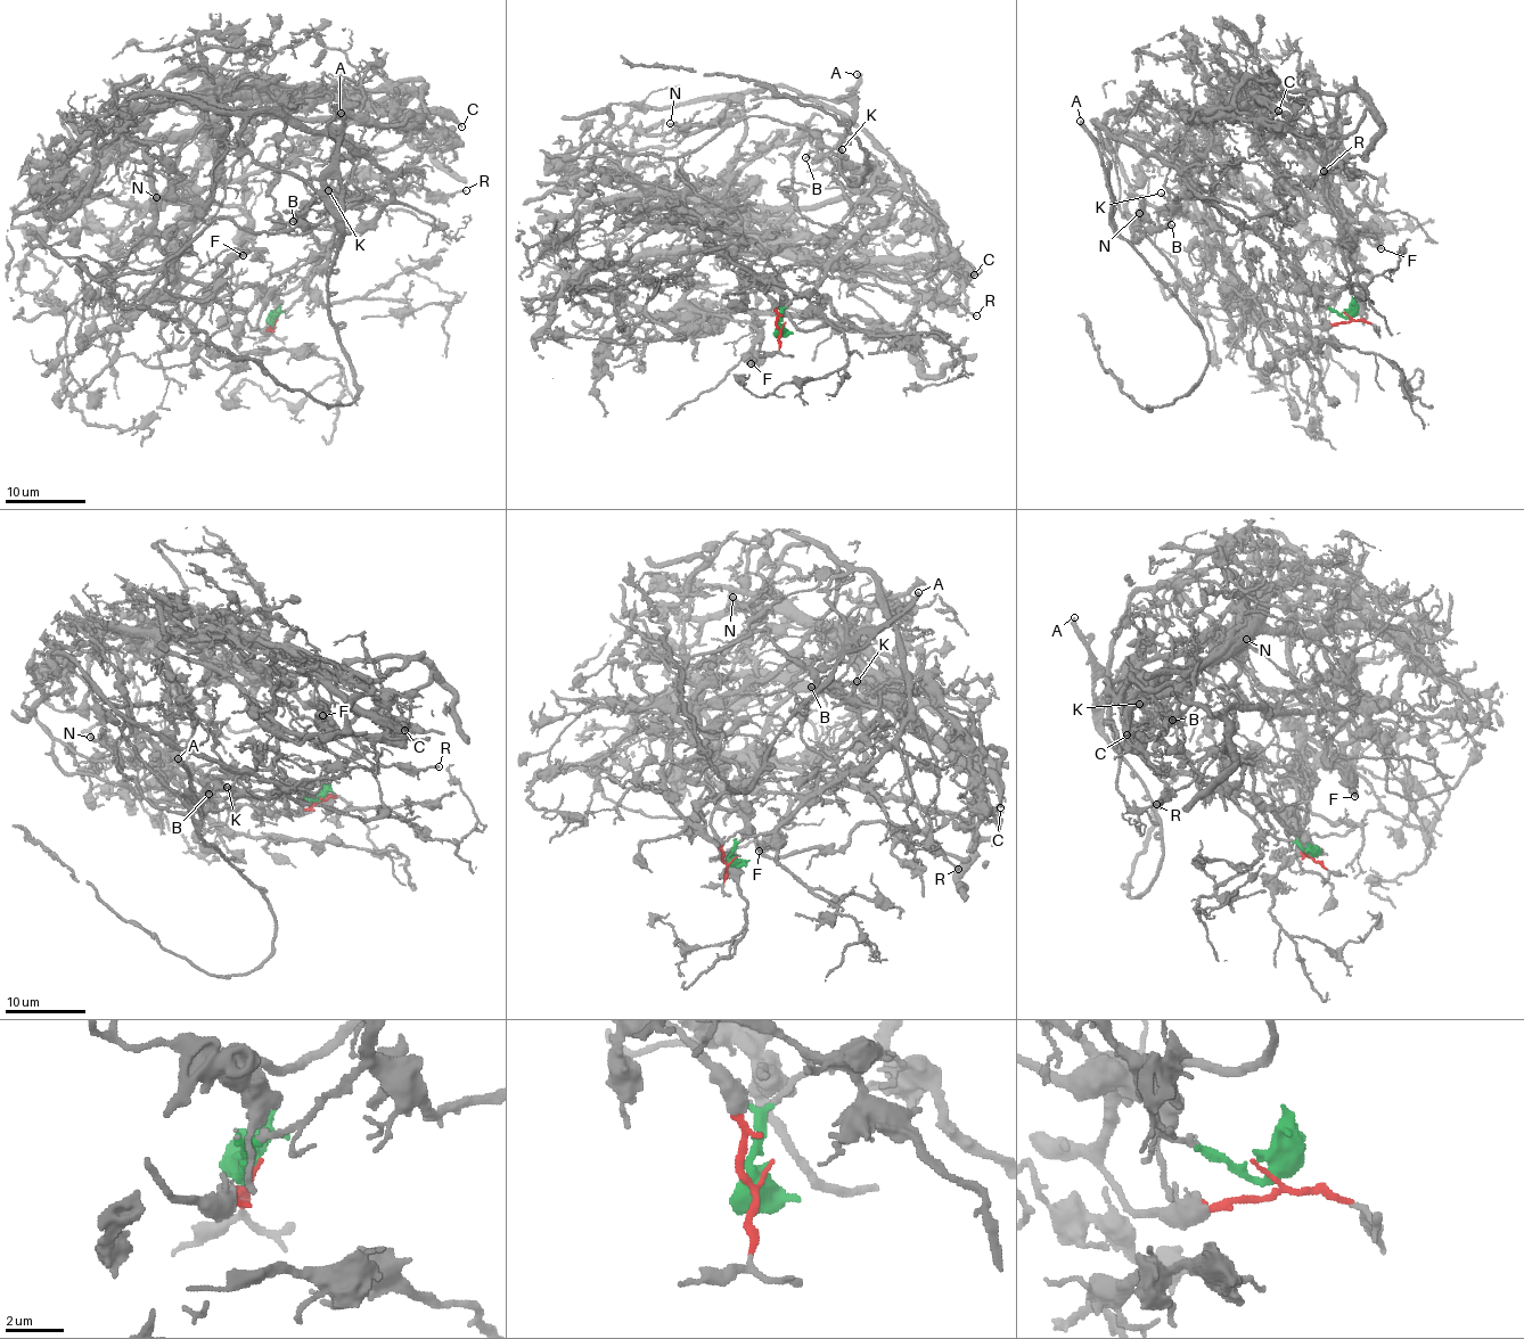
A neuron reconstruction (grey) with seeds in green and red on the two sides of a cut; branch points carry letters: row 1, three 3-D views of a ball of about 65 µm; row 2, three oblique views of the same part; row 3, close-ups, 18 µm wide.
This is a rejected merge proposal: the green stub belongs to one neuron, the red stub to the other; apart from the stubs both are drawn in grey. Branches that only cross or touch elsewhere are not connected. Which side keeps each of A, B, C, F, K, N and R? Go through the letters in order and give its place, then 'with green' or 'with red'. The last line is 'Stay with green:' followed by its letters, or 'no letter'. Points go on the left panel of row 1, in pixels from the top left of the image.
A: place (341, 113); with green
B: place (293, 221); with green
C: place (461, 126); with red
F: place (243, 255); with red
K: place (328, 190); with green
N: place (156, 197); with green
R: place (466, 190); with green
Stay with green: A, B, K, N, R

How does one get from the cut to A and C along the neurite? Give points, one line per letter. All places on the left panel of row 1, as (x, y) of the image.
A: (273, 323), (390, 198), (390, 181), (276, 112), (256, 112), (239, 134), (259, 162), (319, 190), (341, 113)
C: (275, 323), (254, 329), (248, 310), (339, 236), (335, 197), (399, 185), (428, 138), (373, 101), (463, 126)

